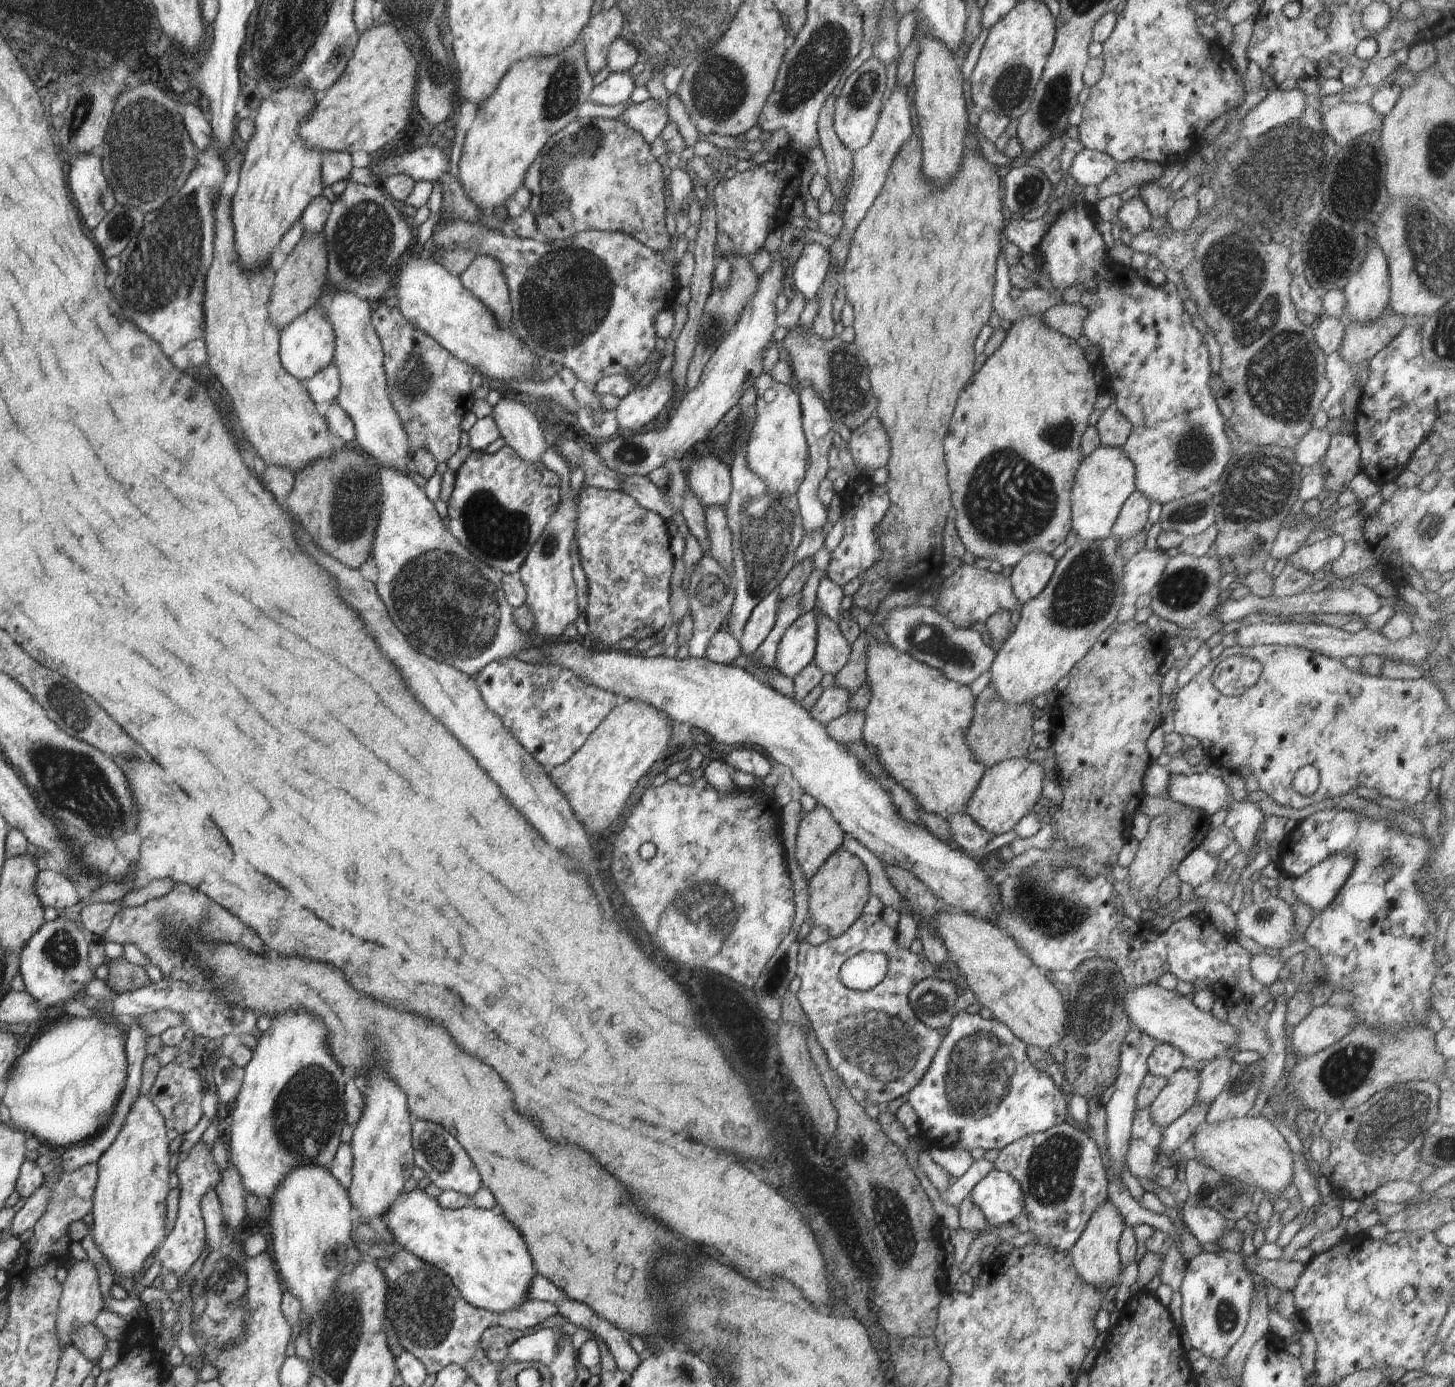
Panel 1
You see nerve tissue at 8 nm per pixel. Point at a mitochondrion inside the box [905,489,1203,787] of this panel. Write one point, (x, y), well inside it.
(1085, 594)

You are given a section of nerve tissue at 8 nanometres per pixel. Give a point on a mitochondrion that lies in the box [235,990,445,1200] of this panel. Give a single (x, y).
(307, 1112)

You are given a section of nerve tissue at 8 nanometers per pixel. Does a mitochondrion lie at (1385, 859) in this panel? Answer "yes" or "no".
yes

